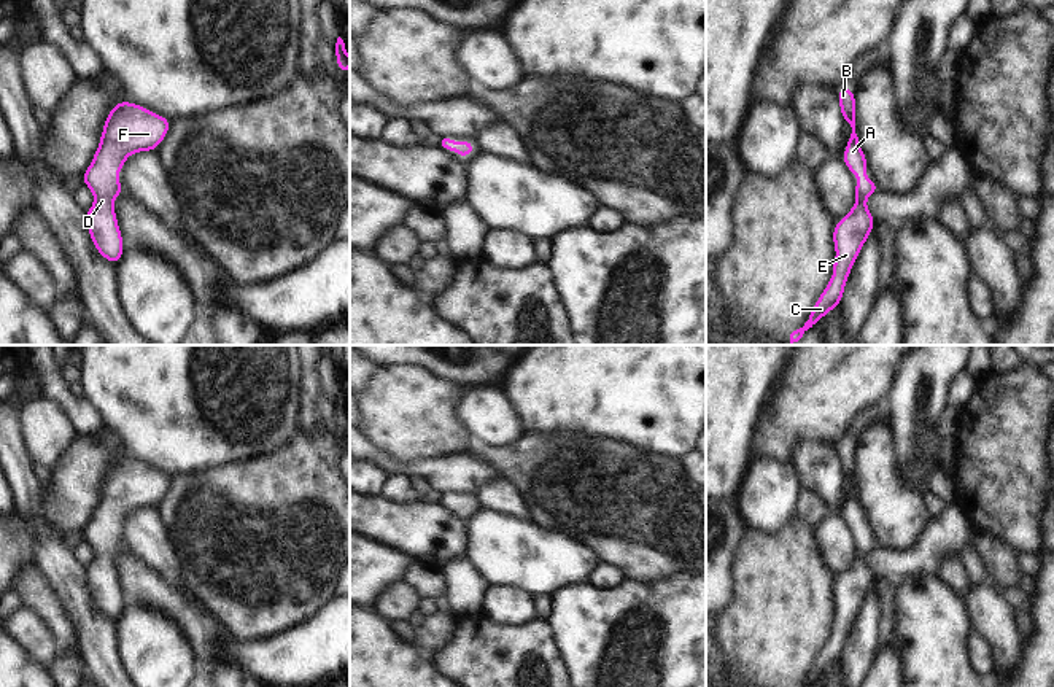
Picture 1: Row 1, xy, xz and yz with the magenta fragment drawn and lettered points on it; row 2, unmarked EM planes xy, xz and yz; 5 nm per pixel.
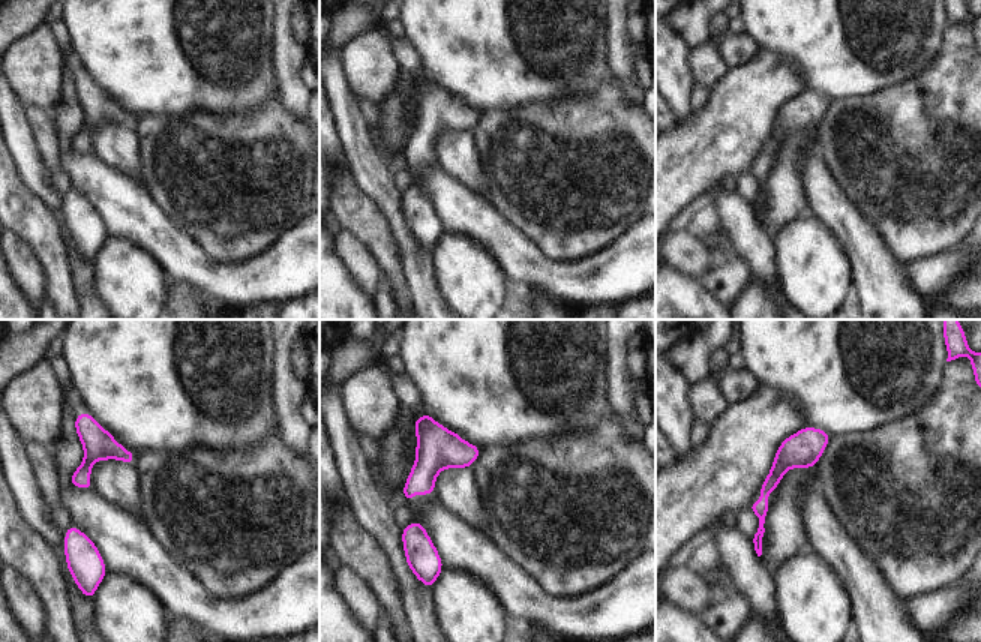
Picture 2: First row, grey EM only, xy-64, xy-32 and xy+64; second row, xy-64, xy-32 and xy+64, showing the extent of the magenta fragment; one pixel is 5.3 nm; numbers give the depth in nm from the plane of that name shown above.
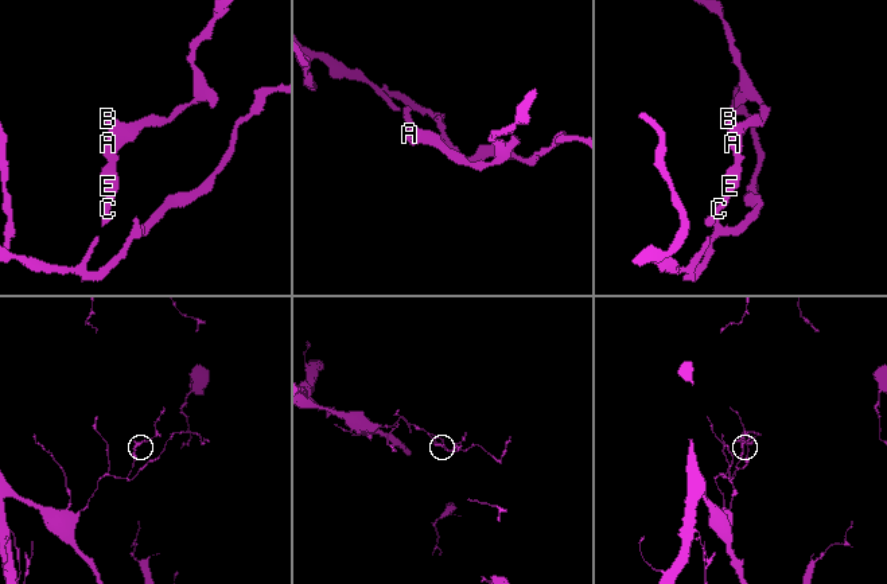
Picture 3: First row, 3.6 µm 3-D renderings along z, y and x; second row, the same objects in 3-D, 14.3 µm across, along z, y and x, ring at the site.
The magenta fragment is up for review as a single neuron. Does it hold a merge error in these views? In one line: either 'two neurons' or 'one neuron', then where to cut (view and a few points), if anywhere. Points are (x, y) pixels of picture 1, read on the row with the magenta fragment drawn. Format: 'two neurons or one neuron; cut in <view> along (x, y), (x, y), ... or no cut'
one neuron; no cut

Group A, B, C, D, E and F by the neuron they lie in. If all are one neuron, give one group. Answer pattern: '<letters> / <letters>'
A B C D E F

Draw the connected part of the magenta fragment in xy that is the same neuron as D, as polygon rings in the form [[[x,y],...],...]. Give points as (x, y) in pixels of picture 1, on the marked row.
[[[118,102],[108,113],[92,164],[83,183],[94,194],[86,226],[95,250],[111,264],[124,253],[114,200],[124,191],[116,180],[130,154],[154,151],[165,138],[170,121],[134,102]]]

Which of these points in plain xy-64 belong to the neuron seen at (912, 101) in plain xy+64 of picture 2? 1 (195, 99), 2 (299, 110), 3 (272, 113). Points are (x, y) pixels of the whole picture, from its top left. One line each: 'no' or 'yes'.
1: no
2: no
3: yes

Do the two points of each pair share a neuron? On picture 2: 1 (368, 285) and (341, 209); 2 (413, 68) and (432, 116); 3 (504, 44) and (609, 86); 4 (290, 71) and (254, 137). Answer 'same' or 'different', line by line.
1: different
2: same
3: different
4: different

